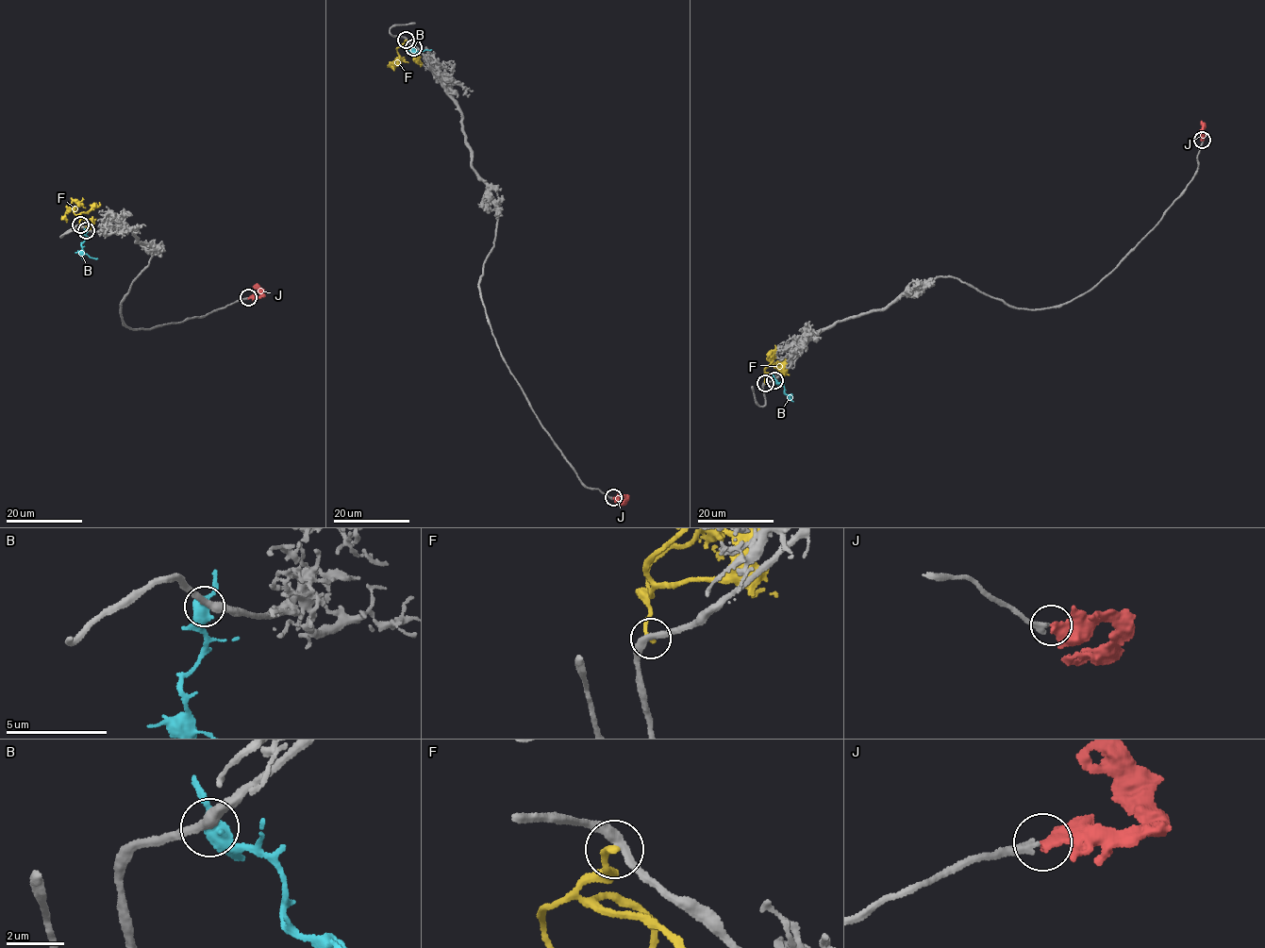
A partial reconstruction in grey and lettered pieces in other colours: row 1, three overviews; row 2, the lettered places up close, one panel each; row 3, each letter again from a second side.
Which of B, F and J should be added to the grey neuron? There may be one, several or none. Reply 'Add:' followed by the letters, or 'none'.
Add: J

